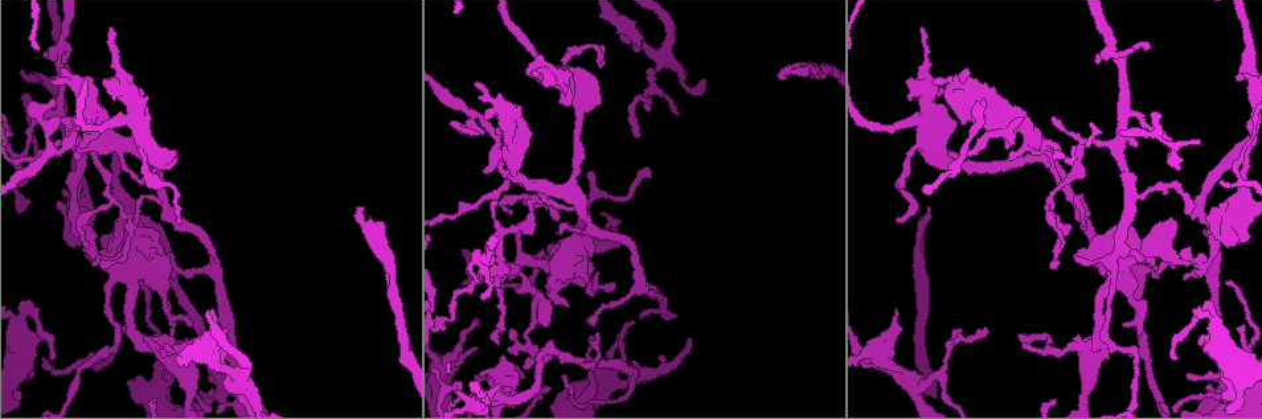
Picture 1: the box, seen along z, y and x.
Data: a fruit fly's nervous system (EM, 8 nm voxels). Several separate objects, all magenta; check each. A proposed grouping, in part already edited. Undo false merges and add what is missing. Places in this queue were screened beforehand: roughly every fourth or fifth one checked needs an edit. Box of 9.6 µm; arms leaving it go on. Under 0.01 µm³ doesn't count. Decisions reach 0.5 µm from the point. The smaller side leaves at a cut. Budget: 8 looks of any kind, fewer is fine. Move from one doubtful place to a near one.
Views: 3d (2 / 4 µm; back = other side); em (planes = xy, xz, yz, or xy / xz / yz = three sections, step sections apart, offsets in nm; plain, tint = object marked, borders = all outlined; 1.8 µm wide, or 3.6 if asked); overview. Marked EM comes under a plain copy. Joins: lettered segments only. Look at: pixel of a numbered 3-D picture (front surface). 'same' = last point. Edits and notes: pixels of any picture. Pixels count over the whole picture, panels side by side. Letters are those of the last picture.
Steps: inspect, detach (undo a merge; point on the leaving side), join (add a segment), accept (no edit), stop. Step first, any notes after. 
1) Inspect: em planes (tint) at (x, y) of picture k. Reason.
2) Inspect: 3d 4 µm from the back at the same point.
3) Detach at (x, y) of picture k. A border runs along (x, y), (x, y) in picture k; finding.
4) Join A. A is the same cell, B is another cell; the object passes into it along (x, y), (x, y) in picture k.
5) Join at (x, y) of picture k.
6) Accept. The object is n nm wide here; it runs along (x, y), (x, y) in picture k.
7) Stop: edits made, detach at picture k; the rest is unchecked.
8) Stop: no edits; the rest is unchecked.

Inspect: 3d 2 µm at (643, 375) of picture 1. Sharp bend.

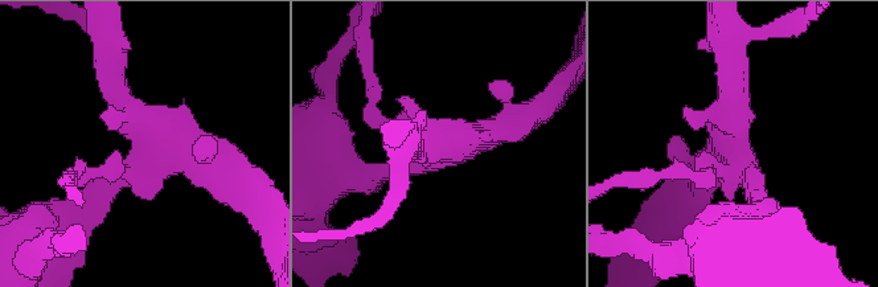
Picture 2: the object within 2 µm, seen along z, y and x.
Inspect: em xz step 16 (tint) at (144, 160) of picture 2. Need the tissue.

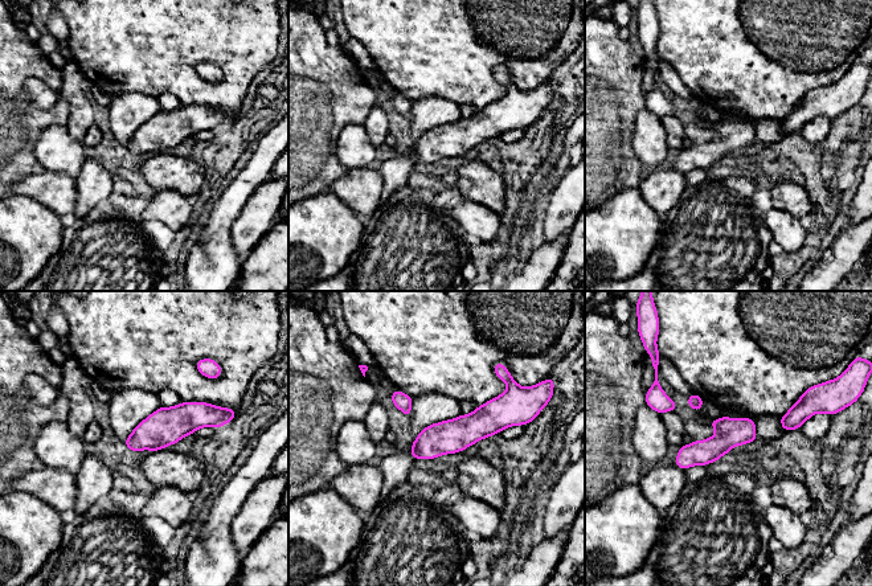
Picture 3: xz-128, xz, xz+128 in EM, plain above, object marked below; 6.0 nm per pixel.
Inspect: em planes (borders) at the same point. Another direction.

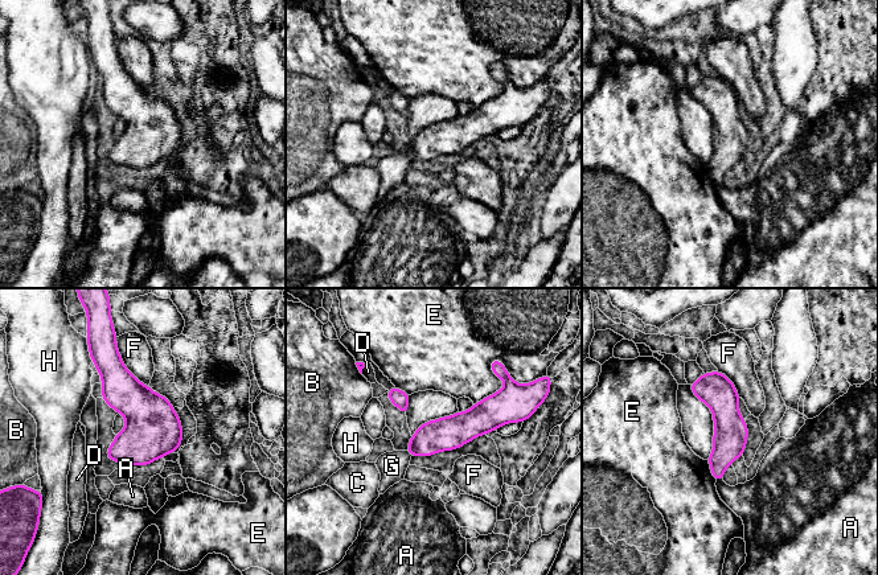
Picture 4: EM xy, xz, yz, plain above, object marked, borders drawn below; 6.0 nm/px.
Accept. A, B, C, D, E, F, G and H are other cells; a border runs along (117, 346), (124, 366), (148, 386) in picture 4; all the same neuron.

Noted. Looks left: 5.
Inspect: em planes (borders) at (1090, 351) of picture 1.

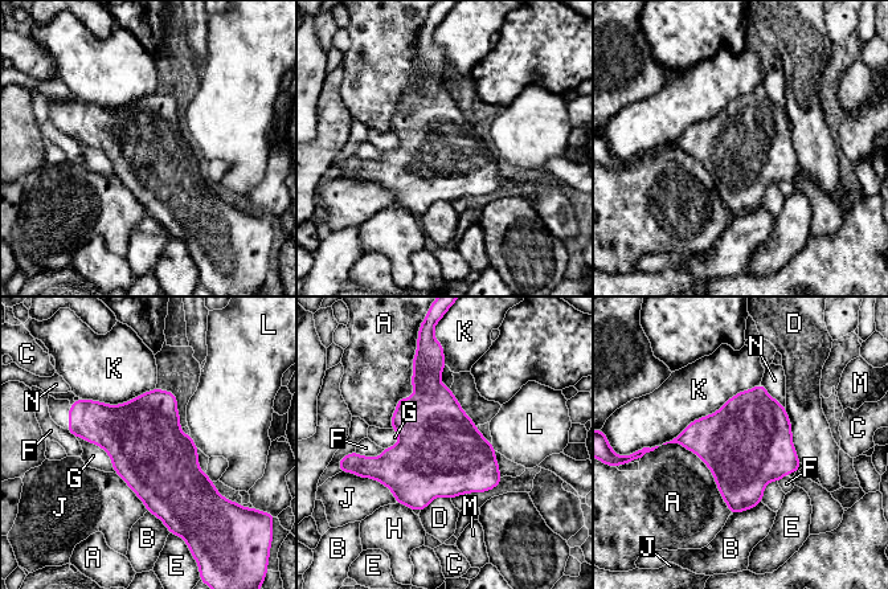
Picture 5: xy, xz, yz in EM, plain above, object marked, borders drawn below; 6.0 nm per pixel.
Accept. A, B, C, D, E, F, G, H, J, K, L, M and N are other cells; a border runs along (77, 436), (97, 444), (114, 470) in picture 5; continuous, no second neuron.

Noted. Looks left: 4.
Inspect: em planes (tint) at (446, 320) of picture 1. Abrupt turn.

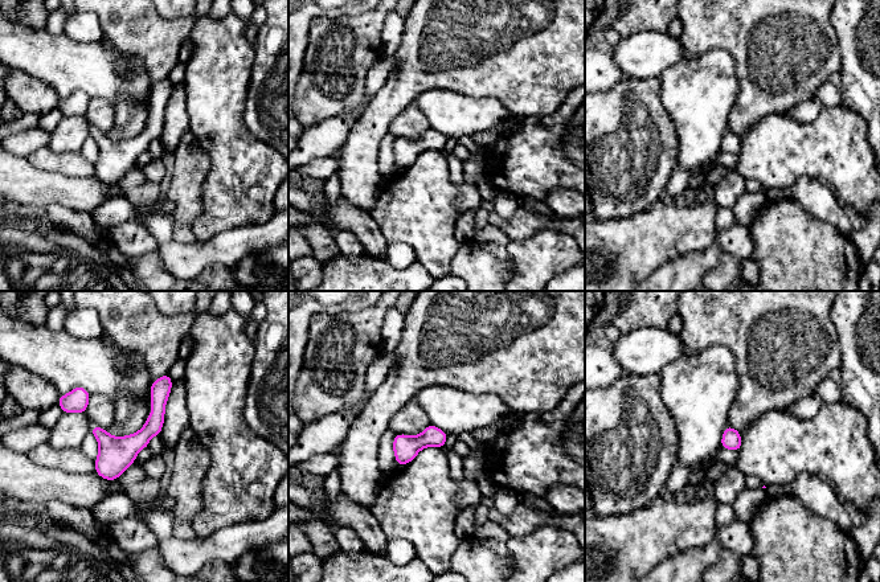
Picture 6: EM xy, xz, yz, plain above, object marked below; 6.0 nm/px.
Inspect: em planes (borders) at the same point. See the neighbours.

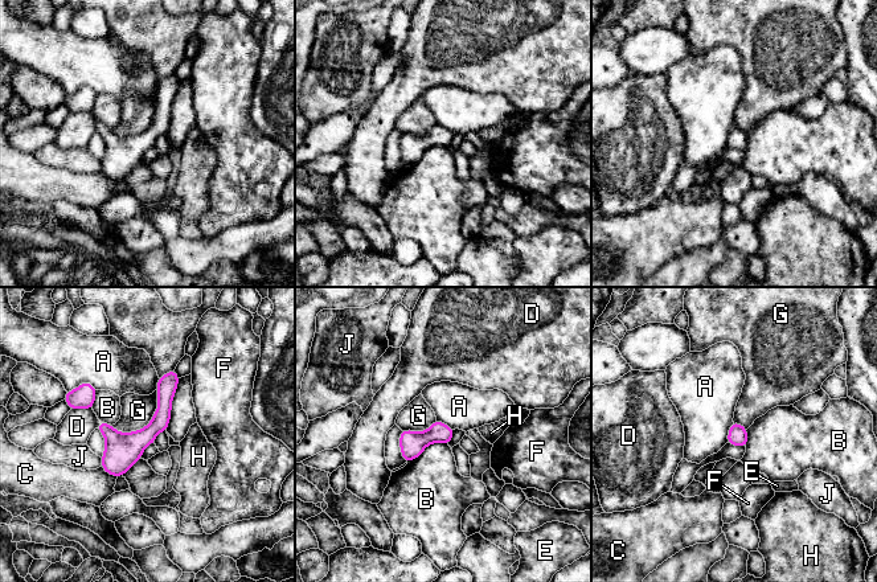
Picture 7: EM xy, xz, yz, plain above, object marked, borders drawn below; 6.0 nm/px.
Accept. A, B, C, D, E, F, G, H and J are other cells; it runs along (172, 374), (162, 418), (110, 470) in picture 7; continuous, no second neuron.

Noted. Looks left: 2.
Stop: no edits; the rest is unchecked.

